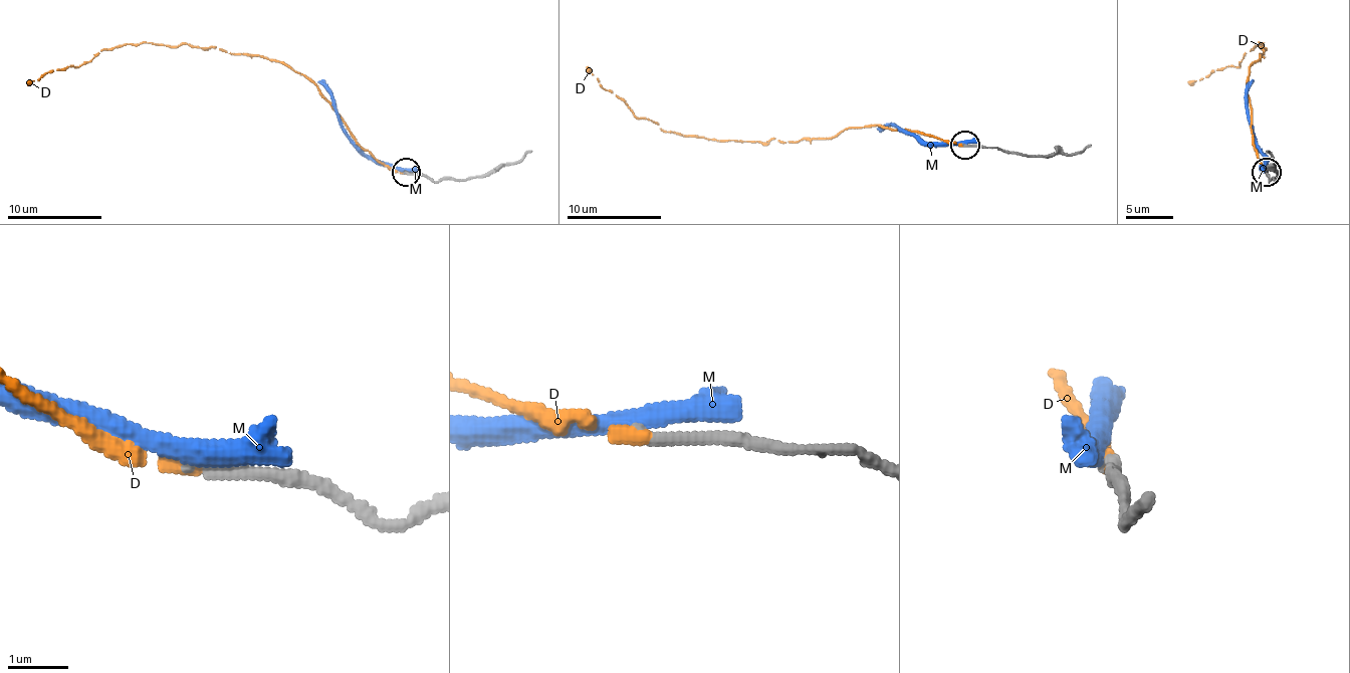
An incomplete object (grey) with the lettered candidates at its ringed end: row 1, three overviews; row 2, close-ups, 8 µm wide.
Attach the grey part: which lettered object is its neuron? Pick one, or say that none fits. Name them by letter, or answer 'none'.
D

